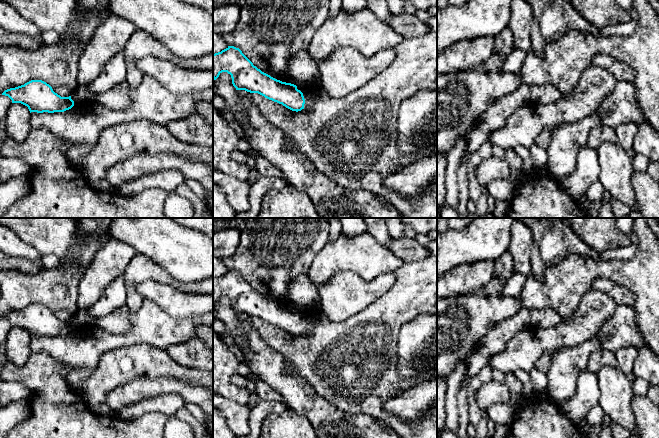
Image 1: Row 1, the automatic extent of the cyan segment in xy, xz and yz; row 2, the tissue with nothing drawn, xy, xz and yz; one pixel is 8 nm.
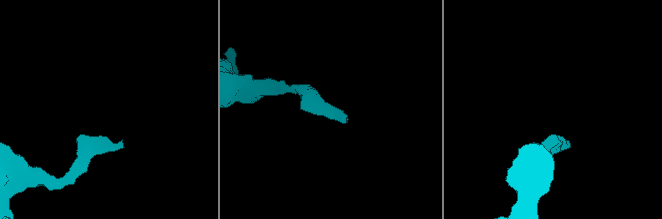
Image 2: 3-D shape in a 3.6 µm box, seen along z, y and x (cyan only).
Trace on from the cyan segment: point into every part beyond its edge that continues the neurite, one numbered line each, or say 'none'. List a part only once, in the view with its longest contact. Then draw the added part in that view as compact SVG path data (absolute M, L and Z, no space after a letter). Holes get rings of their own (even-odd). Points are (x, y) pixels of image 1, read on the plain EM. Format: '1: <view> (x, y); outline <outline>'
1: xz (306, 316); outline M297 310L297 313L303 317L305 328L304 332L309 333L313 328L312 314L306 311Z

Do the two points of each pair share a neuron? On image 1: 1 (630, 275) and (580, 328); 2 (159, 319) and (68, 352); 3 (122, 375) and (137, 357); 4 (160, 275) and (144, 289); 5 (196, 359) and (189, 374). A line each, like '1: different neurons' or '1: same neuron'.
1: different neurons
2: same neuron
3: same neuron
4: different neurons
5: different neurons

